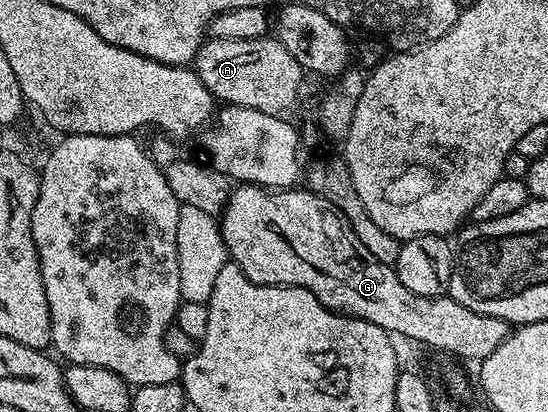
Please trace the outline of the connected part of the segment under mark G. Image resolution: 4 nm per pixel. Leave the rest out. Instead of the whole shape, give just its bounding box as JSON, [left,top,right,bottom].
[219,184,510,364]

